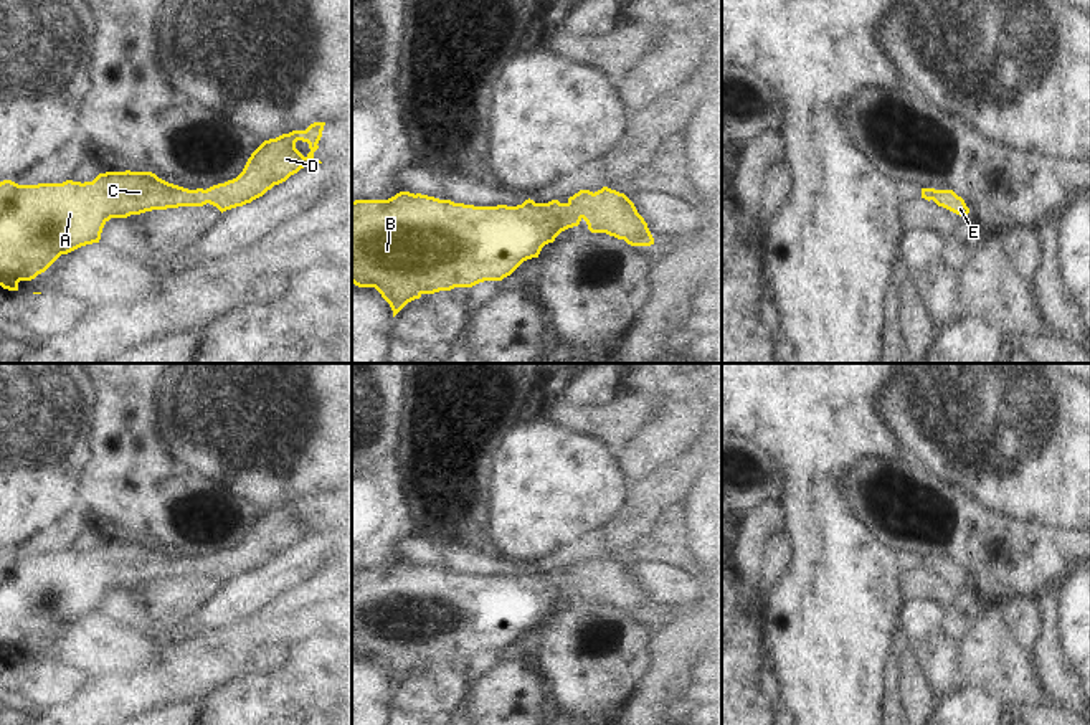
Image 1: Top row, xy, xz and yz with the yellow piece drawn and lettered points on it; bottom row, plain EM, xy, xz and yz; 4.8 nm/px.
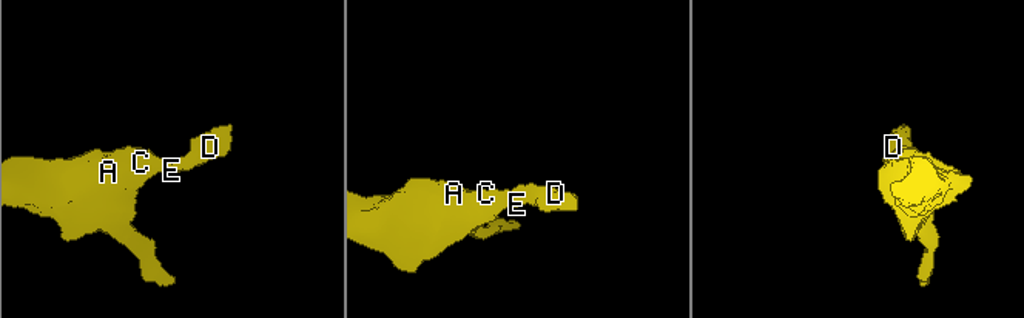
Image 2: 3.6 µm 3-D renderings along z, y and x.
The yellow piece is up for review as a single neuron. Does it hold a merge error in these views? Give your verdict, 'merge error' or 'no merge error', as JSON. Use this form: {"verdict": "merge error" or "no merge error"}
{"verdict": "no merge error"}

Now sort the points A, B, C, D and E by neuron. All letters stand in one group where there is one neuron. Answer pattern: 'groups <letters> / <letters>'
groups A B C D E

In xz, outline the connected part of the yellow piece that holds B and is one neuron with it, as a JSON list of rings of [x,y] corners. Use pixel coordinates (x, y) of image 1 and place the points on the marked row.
[[[608,187],[598,192],[580,190],[566,203],[552,200],[535,203],[525,200],[522,205],[474,206],[439,200],[434,197],[400,192],[388,200],[352,201],[352,282],[358,287],[375,287],[390,304],[393,317],[411,301],[423,294],[451,291],[454,287],[472,287],[484,281],[502,281],[510,276],[524,261],[538,258],[542,248],[585,220],[591,233],[606,233],[624,239],[631,246],[651,246],[654,238],[634,203]]]

